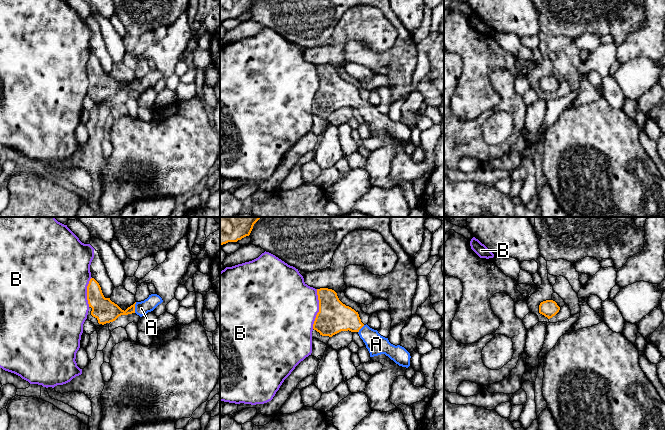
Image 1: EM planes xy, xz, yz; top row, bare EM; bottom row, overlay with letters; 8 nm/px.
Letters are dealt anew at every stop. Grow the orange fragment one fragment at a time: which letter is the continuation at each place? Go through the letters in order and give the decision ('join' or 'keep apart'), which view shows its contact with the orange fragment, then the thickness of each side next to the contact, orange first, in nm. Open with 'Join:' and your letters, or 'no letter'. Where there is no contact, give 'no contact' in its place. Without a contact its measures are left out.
Join: A
A: join | xy | 190/110 nm
B: keep apart | xz | 260/460 nm

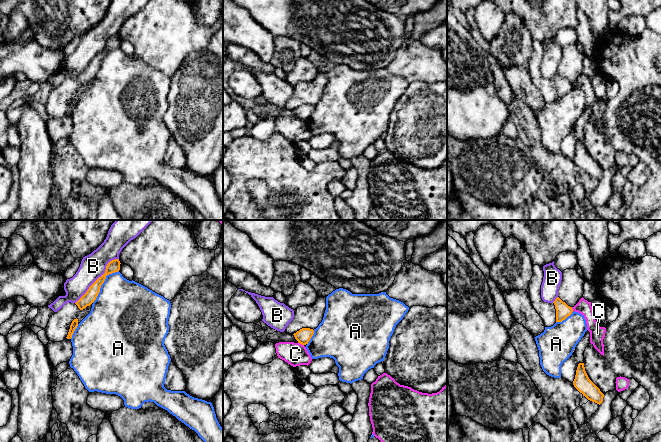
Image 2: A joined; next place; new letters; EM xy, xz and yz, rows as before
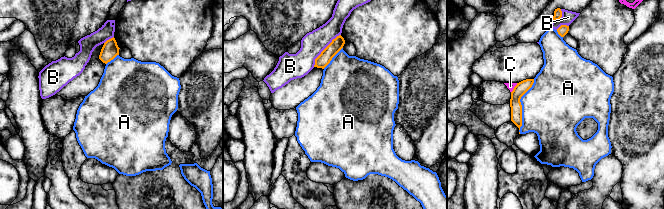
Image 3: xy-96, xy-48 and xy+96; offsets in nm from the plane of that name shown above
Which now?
Join: no letter
A: keep apart | xy | 100/440 nm
B: keep apart | xy | 100/200 nm
C: keep apart | xz | 120/190 nm

